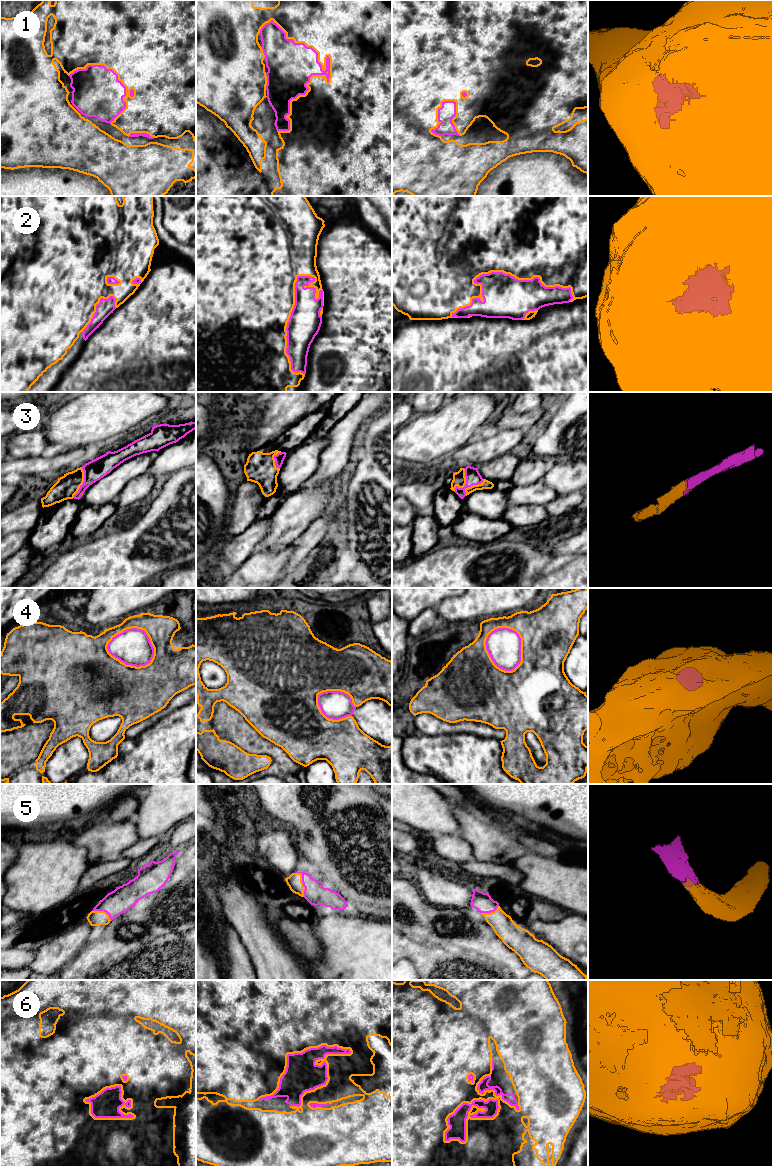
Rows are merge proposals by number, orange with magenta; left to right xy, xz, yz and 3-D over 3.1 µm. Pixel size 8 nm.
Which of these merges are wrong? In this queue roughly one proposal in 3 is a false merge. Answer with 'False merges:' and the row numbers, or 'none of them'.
False merges: 4

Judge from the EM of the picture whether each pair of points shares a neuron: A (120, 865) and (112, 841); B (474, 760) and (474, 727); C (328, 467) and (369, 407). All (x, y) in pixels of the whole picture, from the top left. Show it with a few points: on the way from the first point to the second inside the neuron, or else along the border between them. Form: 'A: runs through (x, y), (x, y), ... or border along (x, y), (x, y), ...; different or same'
A: border along (121, 856), (115, 860), (95, 864); different
B: border along (450, 734), (472, 733), (497, 740); different
C: runs through (337, 452), (343, 432), (354, 421); same

